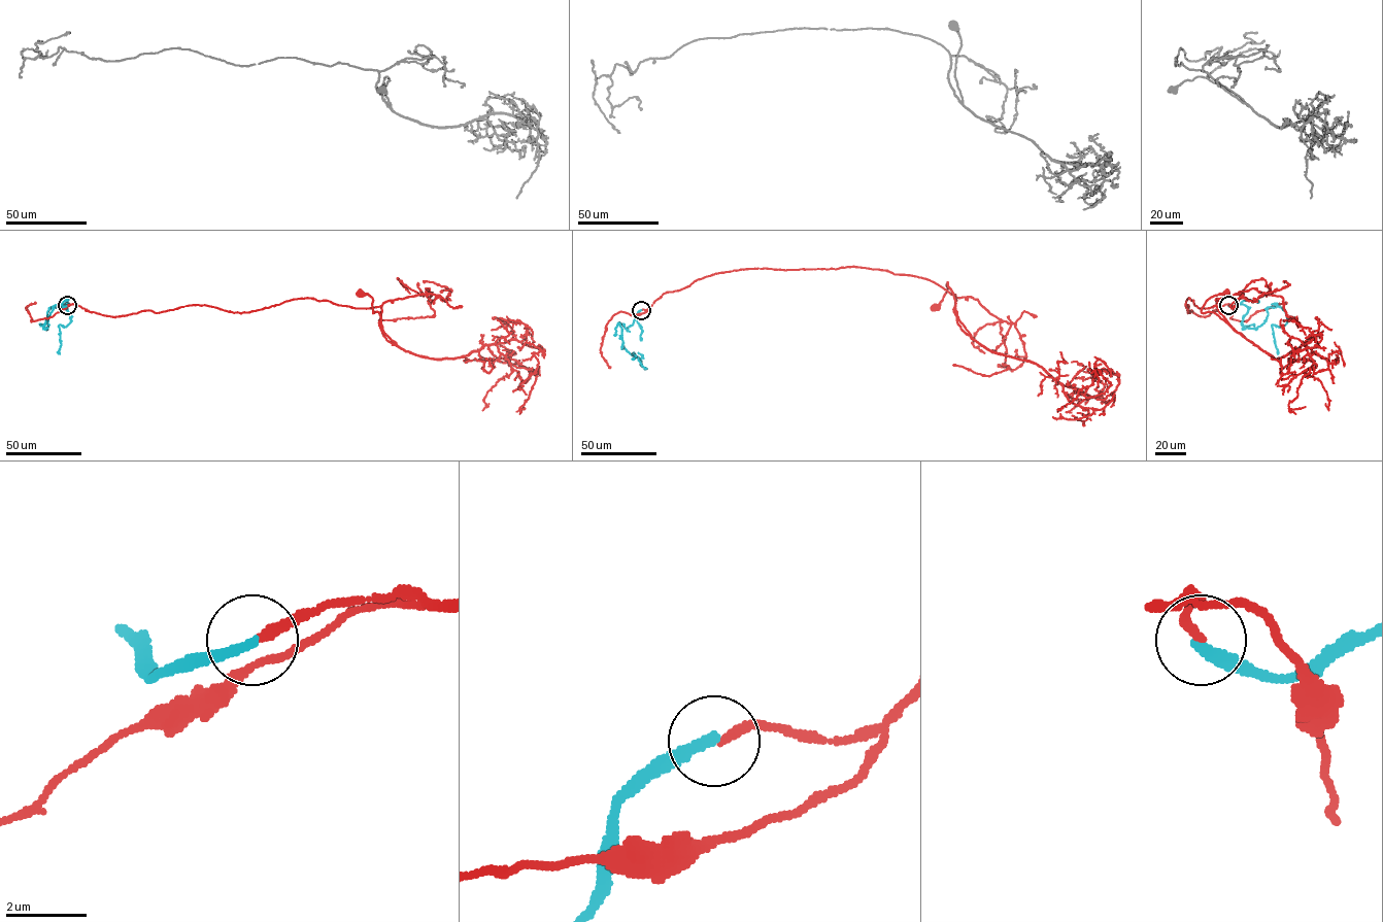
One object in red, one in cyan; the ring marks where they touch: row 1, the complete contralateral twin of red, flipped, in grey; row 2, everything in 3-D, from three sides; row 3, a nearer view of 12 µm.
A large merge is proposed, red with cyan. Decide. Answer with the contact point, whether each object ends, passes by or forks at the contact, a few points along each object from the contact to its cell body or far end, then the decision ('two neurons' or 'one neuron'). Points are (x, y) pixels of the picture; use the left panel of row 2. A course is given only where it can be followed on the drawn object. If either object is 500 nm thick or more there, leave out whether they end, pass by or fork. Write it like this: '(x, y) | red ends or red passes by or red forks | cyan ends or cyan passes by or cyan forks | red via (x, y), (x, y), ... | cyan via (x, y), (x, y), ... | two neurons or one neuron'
(67, 305) | red ends | cyan ends | red via (67, 306), (112, 316), (196, 304), (249, 312), (300, 298), (381, 306), (379, 326), (395, 344), (361, 294) | cyan via (66, 306), (54, 305), (43, 326), (47, 329), (51, 307), (66, 307), (71, 321), (59, 326), (60, 354) | two neurons

